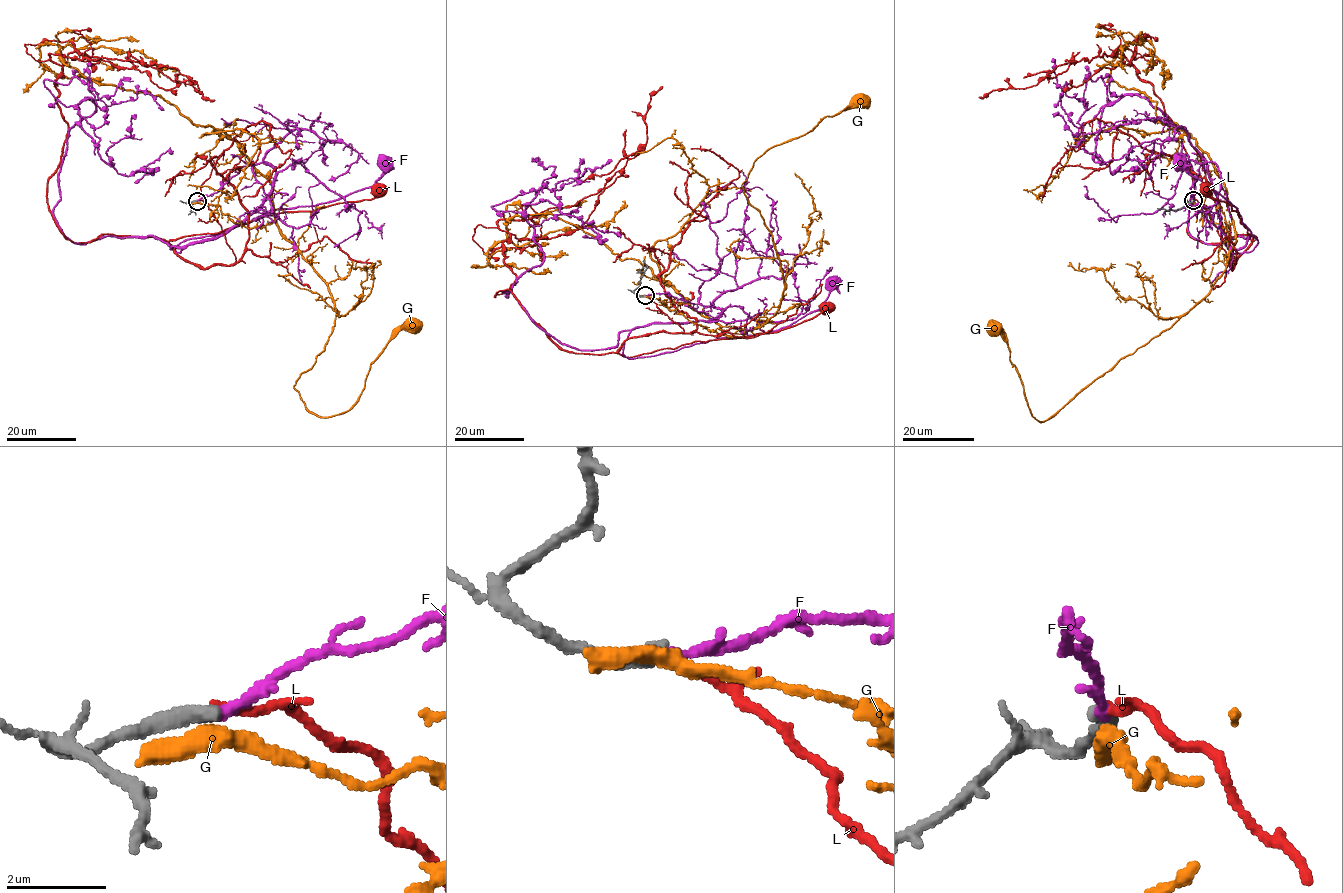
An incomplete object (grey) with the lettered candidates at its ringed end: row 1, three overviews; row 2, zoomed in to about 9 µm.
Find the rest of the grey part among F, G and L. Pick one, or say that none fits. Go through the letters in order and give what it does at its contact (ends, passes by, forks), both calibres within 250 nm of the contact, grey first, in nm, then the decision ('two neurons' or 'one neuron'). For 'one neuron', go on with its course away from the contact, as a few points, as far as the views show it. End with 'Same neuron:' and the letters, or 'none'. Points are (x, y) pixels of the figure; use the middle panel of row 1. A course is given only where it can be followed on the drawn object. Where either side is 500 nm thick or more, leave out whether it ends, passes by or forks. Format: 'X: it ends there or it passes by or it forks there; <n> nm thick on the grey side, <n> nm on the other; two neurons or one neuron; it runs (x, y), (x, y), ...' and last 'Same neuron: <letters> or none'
F: it ends there; 360 nm thick on the grey side, 240 nm on the other; one neuron; it runs (645, 295), (723, 310), (713, 320), (634, 327), (628, 358), (786, 327), (818, 309), (835, 282)
G: 440 nm thick on the grey side, 500 nm on the other; two neurons
L: it ends there; 360 nm thick on the grey side, 130 nm on the other; two neurons
Same neuron: F

